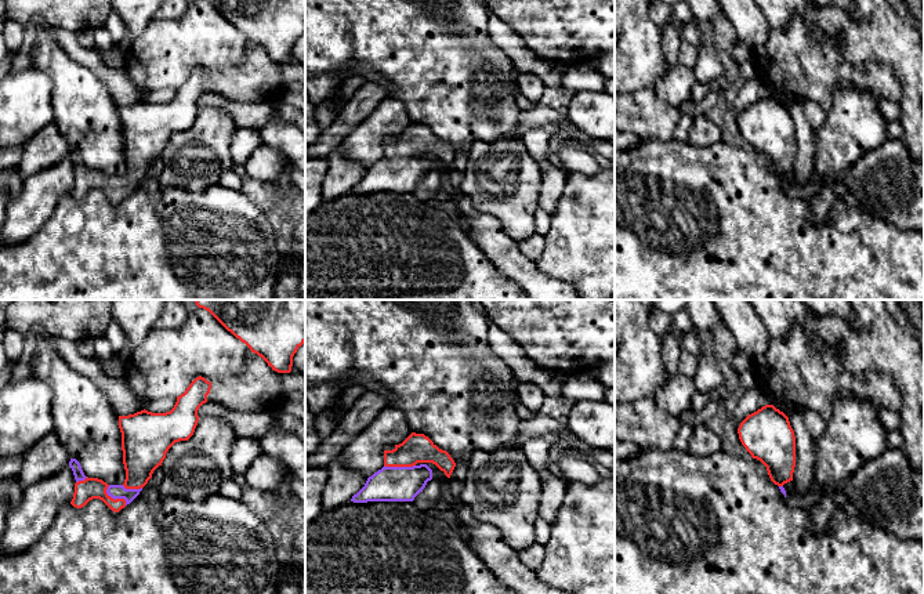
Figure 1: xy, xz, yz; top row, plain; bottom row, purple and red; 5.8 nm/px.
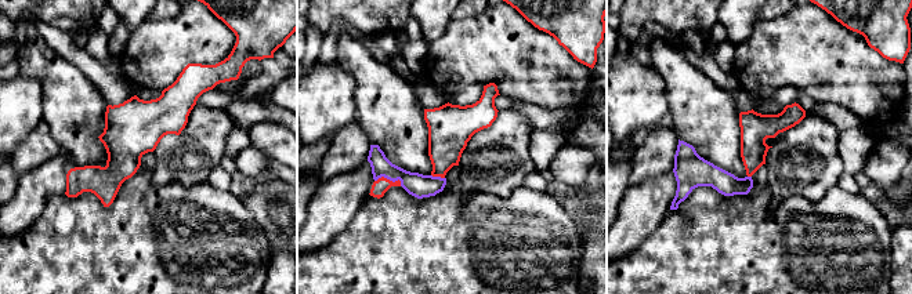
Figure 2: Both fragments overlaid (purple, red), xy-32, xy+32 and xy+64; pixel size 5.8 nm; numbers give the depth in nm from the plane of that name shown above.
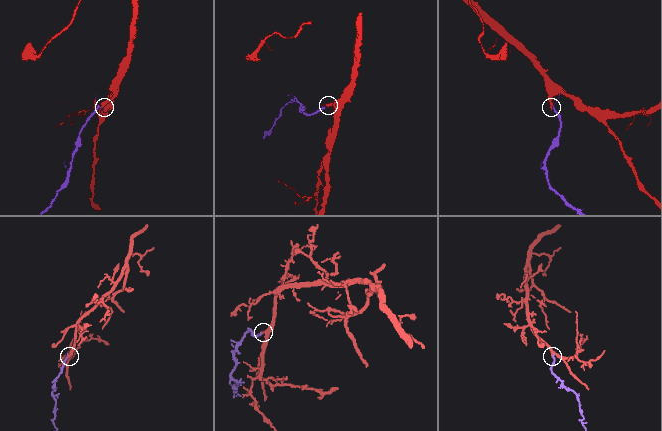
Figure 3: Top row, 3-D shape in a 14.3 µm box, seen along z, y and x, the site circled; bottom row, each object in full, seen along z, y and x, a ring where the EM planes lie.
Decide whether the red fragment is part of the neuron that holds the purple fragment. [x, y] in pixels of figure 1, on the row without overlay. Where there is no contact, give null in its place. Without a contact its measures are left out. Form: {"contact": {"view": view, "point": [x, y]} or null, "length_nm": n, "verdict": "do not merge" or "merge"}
{"contact": {"view": "xy", "point": [115, 189]}, "length_nm": 160, "verdict": "merge"}

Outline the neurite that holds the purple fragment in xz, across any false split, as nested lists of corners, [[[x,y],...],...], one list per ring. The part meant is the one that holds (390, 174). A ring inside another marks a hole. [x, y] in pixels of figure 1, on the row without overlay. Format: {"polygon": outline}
{"polygon": [[[412,123],[392,141],[384,141],[384,157],[367,169],[351,192],[413,192],[432,170],[428,153],[435,155],[447,169],[456,157],[446,141],[424,124]]]}

